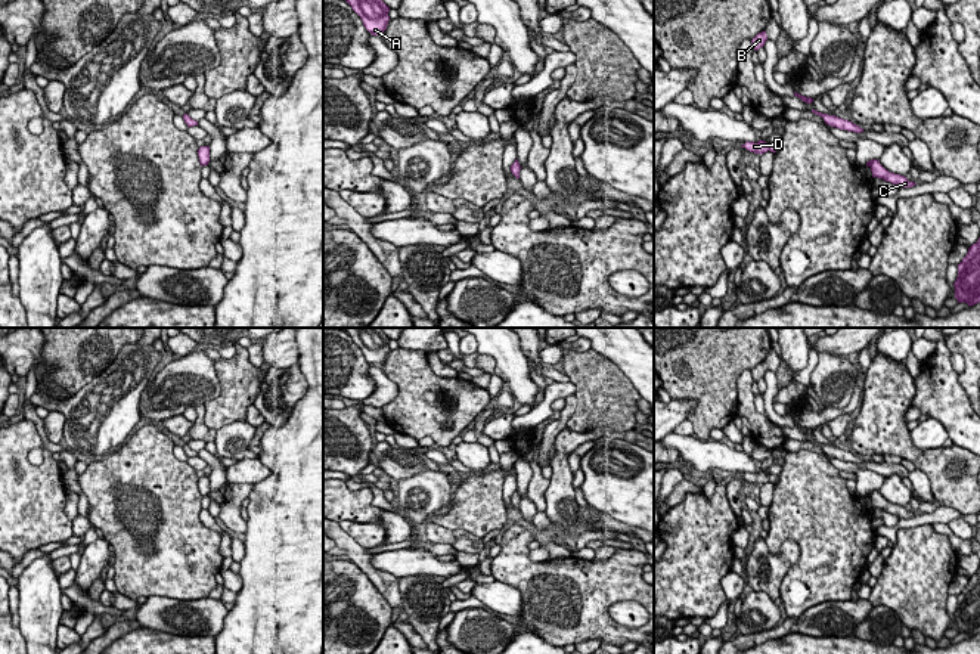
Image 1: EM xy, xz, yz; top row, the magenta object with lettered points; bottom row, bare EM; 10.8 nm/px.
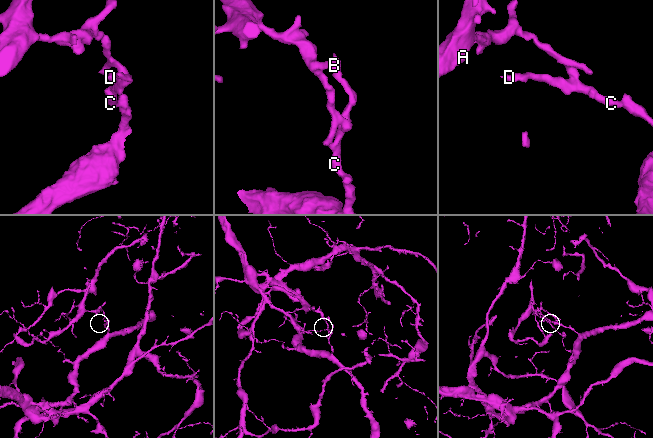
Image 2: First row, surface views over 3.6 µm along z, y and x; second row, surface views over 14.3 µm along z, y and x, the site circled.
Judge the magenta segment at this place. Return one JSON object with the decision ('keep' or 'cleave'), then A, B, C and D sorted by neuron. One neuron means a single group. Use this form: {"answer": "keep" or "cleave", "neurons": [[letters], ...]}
{"answer": "cleave", "neurons": [["A", "B"], ["C", "D"]]}

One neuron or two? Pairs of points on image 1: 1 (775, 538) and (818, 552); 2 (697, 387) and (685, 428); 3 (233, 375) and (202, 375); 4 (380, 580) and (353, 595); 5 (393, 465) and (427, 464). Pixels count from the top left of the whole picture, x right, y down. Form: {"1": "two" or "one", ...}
{"1": "one", "2": "two", "3": "two", "4": "two", "5": "one"}

